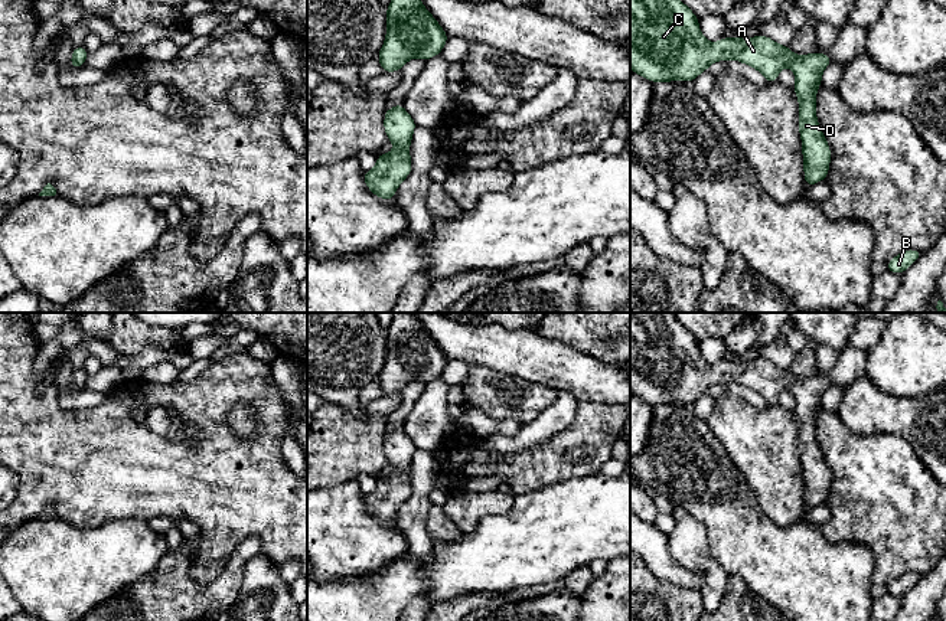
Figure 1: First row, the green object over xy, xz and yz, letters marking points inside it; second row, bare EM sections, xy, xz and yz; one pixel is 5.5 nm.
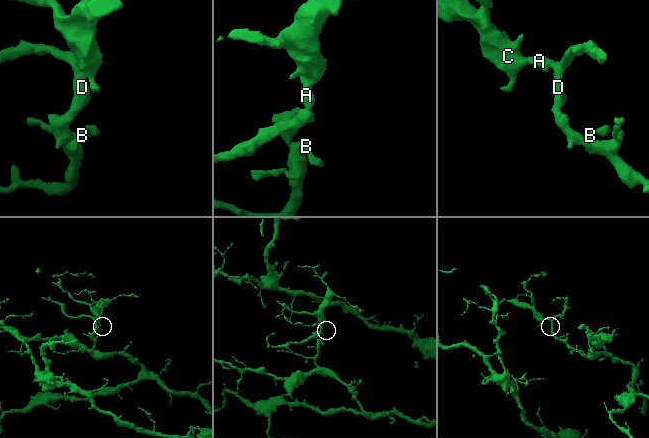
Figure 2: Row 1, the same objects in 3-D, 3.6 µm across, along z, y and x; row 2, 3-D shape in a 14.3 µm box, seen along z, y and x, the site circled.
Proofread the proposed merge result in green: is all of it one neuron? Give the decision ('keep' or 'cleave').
keep

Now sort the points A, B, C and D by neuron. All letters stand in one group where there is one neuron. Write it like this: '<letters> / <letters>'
A B C D

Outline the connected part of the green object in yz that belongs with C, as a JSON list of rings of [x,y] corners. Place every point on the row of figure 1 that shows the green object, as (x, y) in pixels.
[[[630,0],[630,69],[650,82],[686,81],[692,82],[698,75],[718,61],[735,59],[757,69],[767,84],[779,79],[779,72],[790,66],[796,82],[795,92],[799,101],[799,133],[802,140],[803,171],[806,187],[828,177],[831,148],[816,118],[816,91],[822,85],[823,69],[834,62],[826,53],[815,52],[796,56],[789,46],[782,46],[764,35],[744,40],[722,37],[708,42],[701,30],[694,12],[679,0]]]

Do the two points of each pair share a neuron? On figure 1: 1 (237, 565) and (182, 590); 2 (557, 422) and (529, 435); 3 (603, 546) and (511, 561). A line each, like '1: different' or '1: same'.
1: same
2: same
3: same

